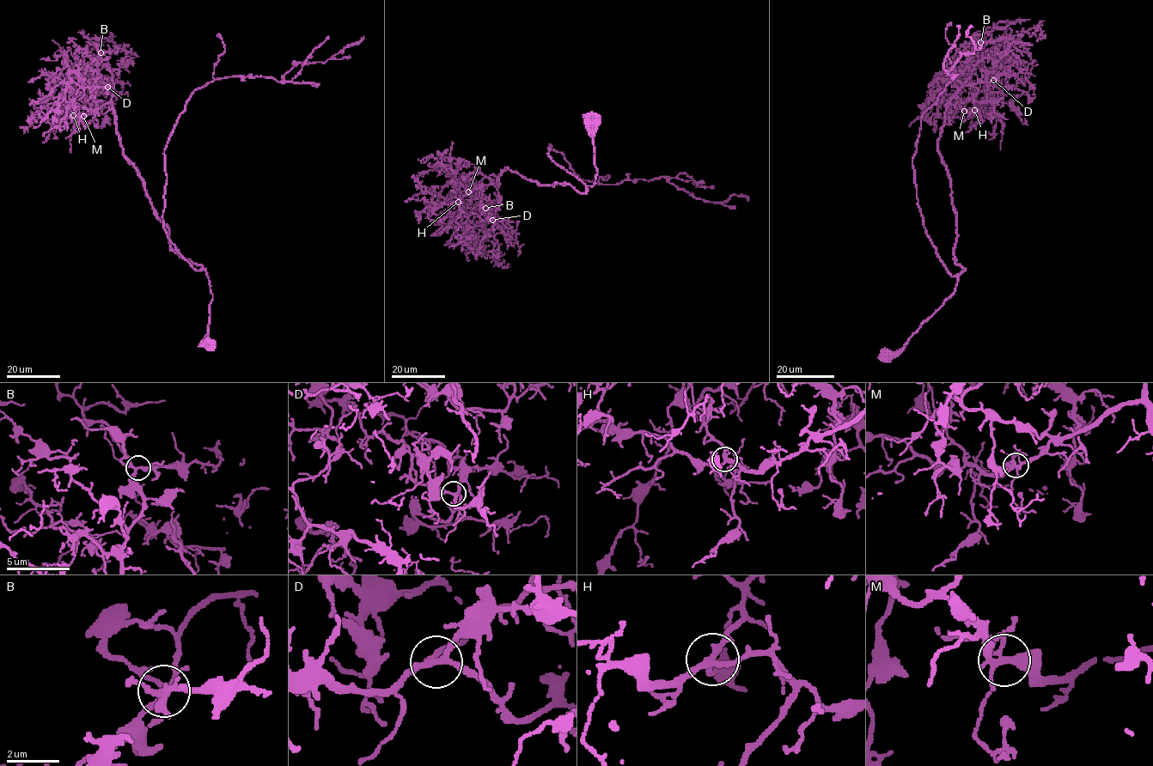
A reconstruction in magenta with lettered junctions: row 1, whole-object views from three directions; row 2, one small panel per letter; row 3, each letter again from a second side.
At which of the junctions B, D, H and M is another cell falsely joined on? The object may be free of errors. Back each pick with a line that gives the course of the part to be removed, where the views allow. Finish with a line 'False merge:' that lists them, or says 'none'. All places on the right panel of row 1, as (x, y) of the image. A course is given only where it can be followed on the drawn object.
False merge: none

